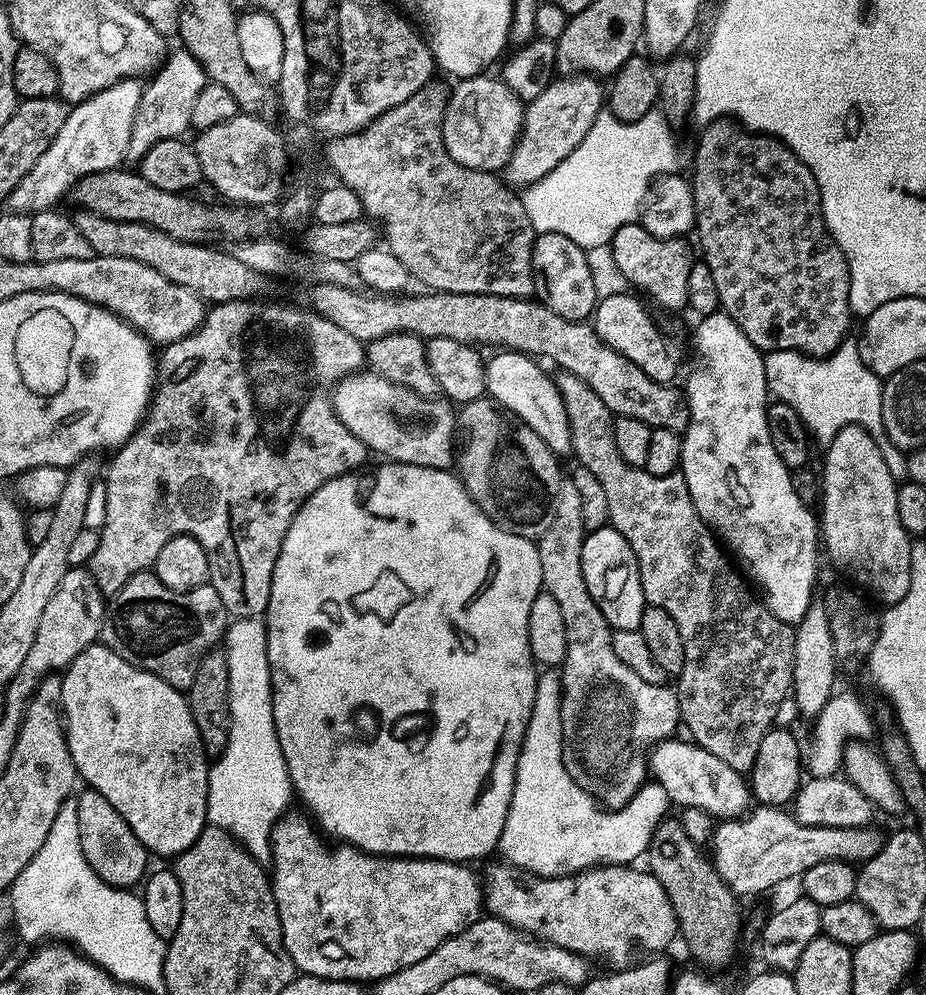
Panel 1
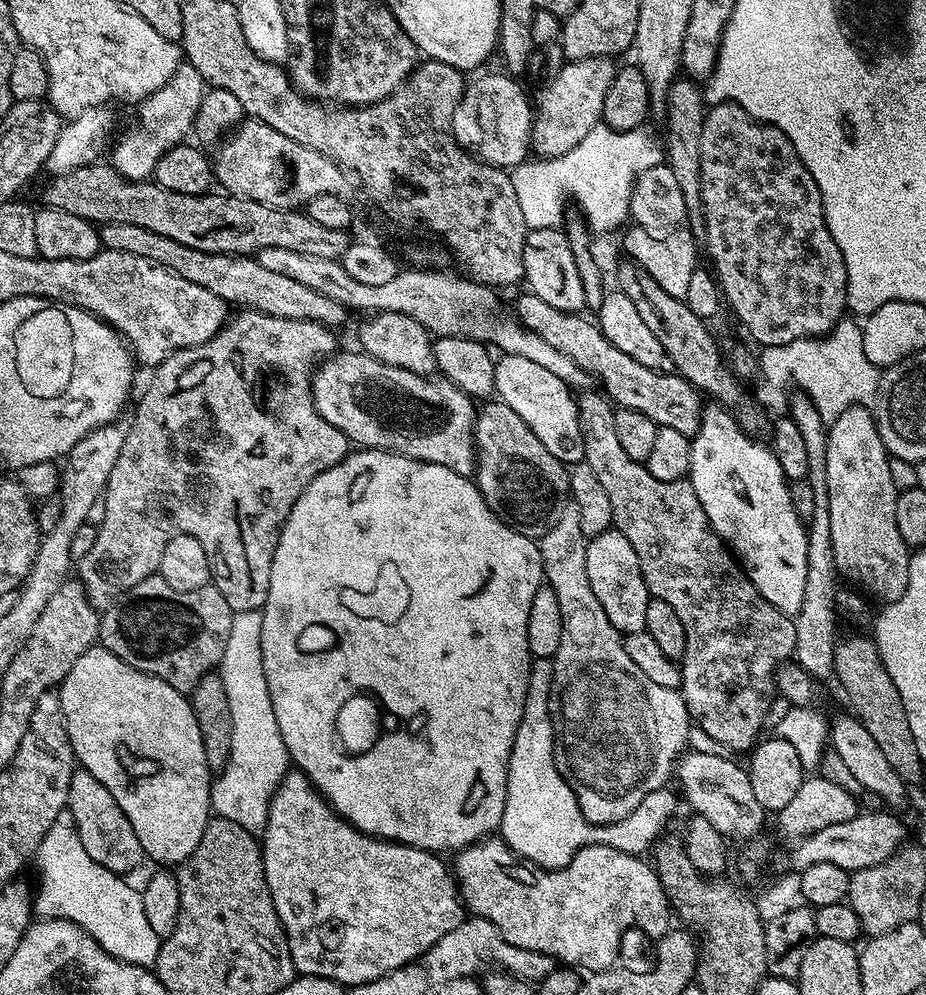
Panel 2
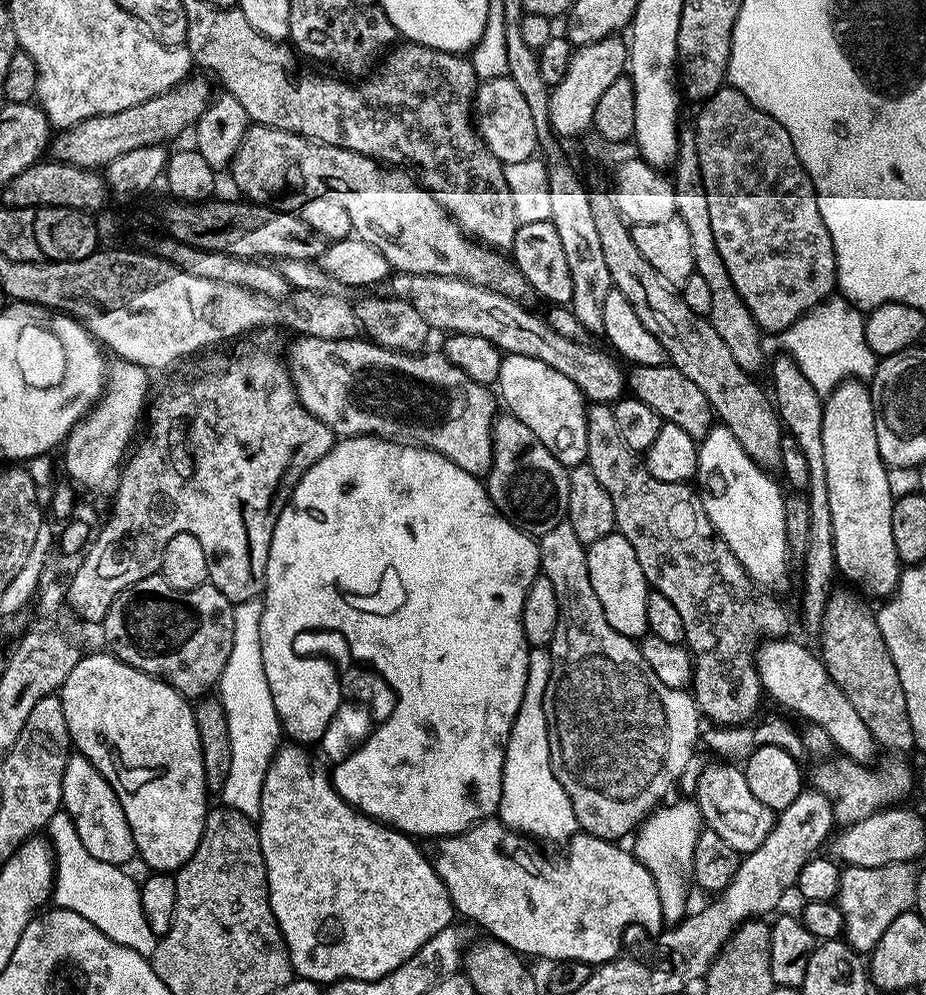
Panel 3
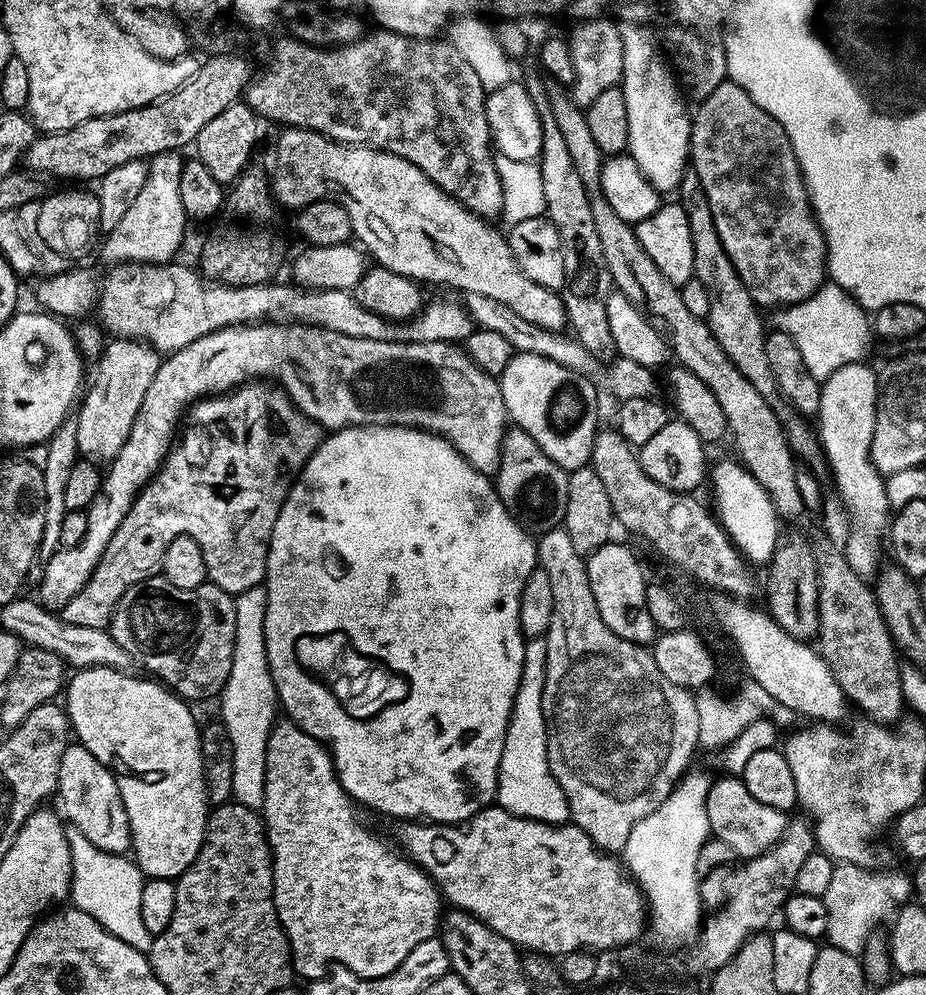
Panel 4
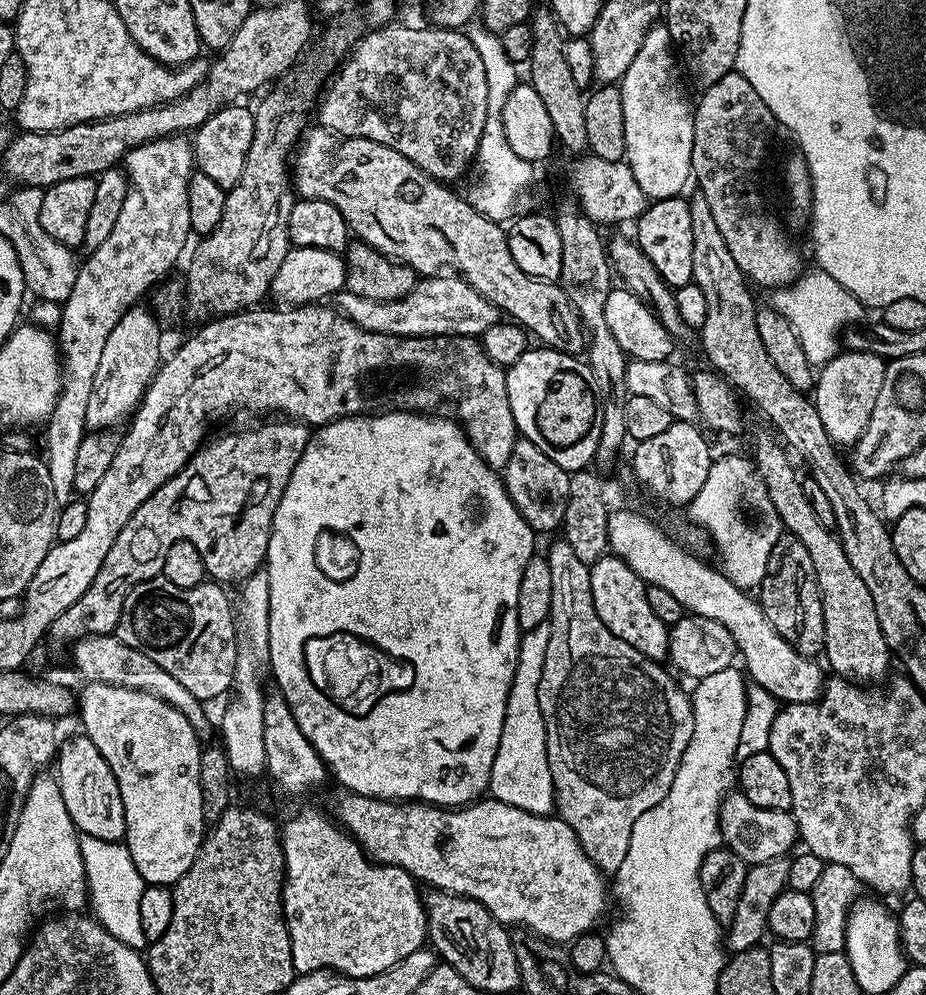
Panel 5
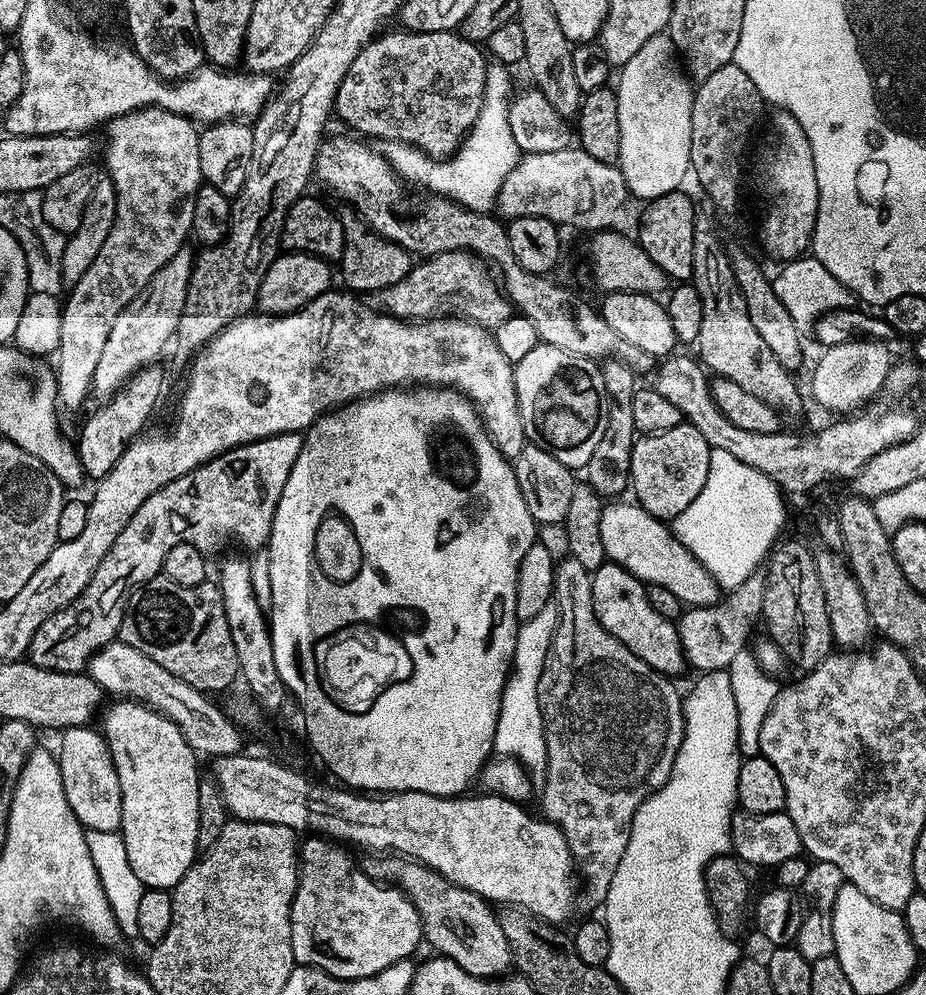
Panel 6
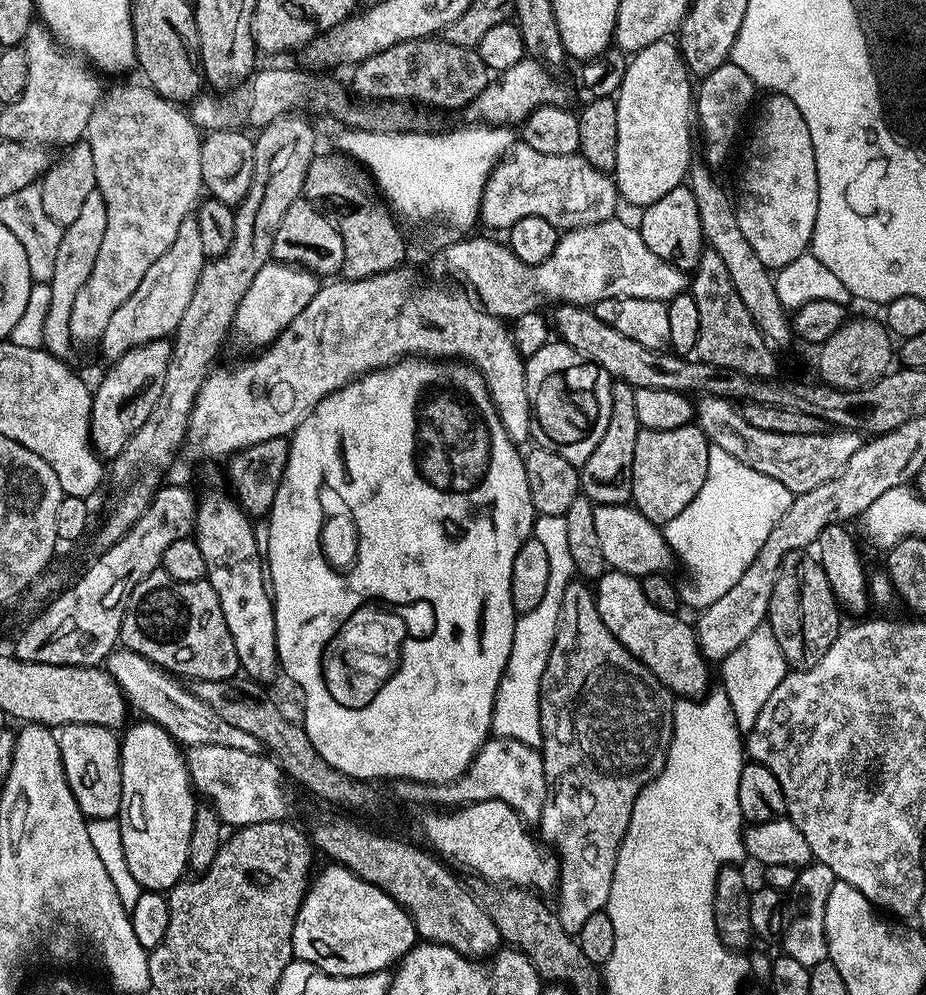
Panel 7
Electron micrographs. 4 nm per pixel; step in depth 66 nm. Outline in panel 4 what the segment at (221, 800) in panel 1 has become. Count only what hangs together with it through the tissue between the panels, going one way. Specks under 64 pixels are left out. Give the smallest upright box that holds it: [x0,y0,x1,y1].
[218,586,278,810]

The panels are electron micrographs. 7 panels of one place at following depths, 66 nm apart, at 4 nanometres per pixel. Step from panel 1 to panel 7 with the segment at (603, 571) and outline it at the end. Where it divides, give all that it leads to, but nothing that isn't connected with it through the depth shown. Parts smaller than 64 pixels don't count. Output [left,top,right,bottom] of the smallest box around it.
[594,570,709,698]

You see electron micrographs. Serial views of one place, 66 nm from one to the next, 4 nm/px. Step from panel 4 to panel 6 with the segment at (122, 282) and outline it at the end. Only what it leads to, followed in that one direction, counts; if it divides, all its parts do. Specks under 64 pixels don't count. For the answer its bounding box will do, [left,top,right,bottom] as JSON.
[370,250,514,330]

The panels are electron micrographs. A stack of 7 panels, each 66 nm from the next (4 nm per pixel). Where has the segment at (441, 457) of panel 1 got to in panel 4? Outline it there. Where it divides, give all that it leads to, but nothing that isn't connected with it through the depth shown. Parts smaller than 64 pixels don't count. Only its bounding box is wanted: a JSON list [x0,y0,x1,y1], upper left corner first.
[38,324,510,606]

